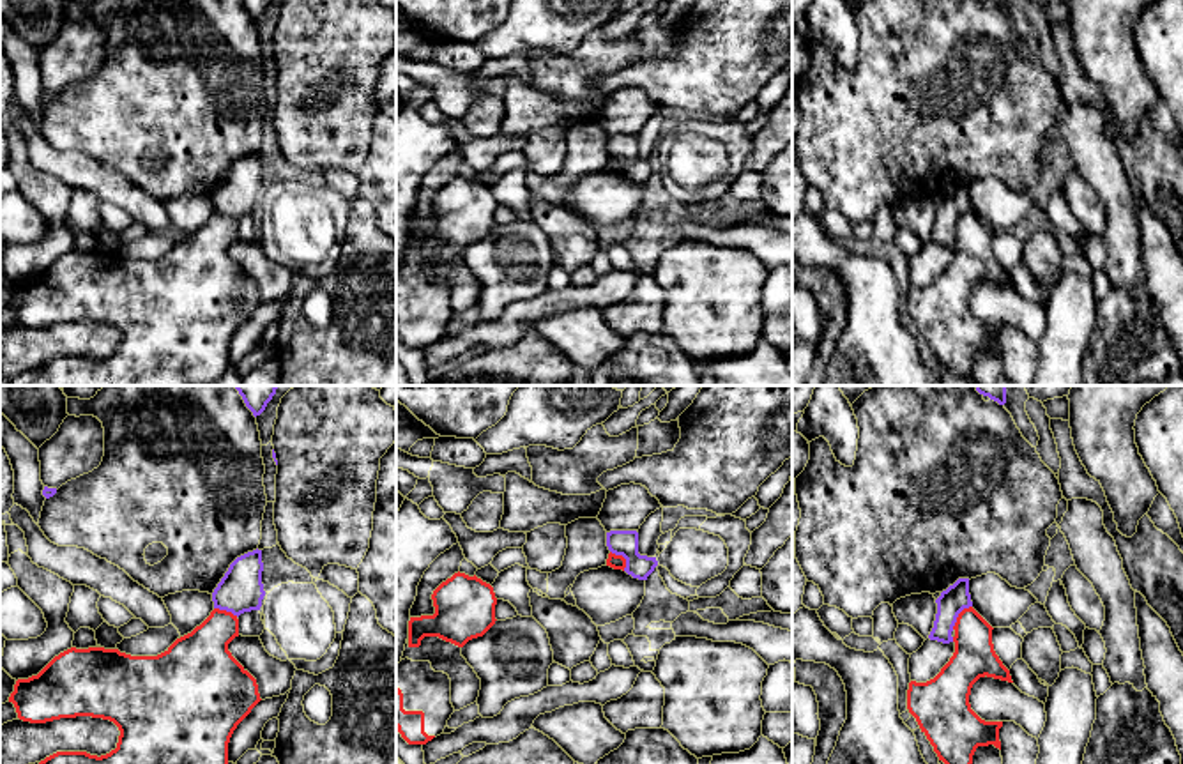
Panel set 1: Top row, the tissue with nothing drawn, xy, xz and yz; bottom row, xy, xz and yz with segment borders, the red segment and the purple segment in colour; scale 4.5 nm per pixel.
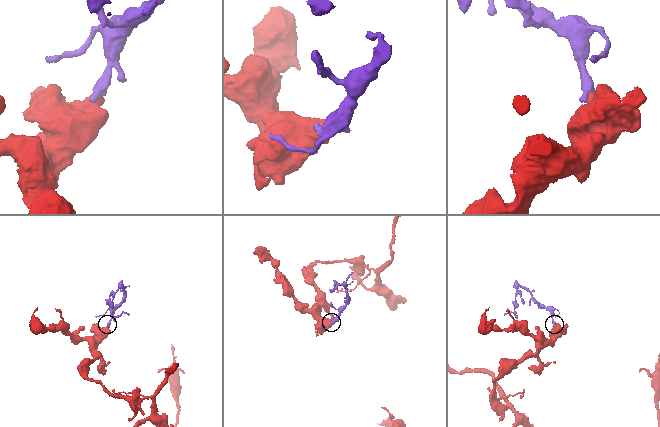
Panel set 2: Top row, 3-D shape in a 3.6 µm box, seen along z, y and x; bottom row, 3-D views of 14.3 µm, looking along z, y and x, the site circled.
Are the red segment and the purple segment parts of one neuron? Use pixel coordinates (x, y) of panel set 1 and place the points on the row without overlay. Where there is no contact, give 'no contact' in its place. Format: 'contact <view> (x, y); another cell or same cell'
contact yz (959, 220); another cell

